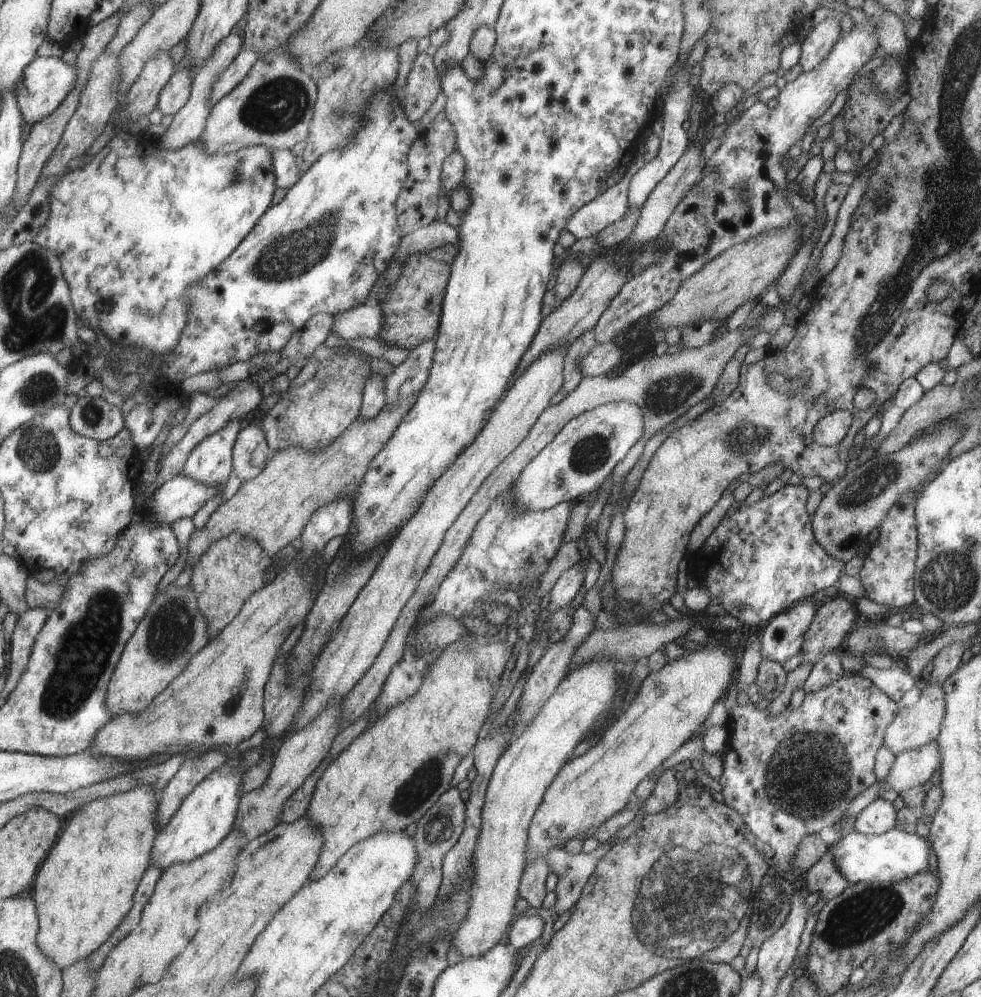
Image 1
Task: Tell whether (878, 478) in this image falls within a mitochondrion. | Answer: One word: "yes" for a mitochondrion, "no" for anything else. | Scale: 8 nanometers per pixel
yes

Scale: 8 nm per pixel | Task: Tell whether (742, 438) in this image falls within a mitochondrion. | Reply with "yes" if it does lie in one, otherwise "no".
yes

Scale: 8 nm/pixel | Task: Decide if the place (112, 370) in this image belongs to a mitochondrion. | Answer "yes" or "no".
no

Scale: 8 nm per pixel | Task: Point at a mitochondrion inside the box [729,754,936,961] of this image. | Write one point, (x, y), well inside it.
(859, 917)

